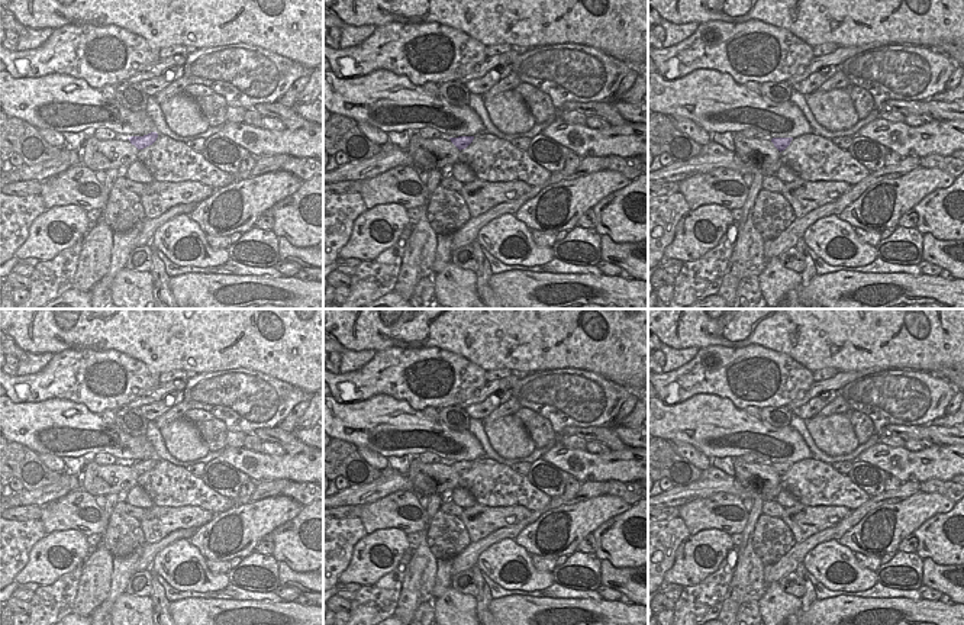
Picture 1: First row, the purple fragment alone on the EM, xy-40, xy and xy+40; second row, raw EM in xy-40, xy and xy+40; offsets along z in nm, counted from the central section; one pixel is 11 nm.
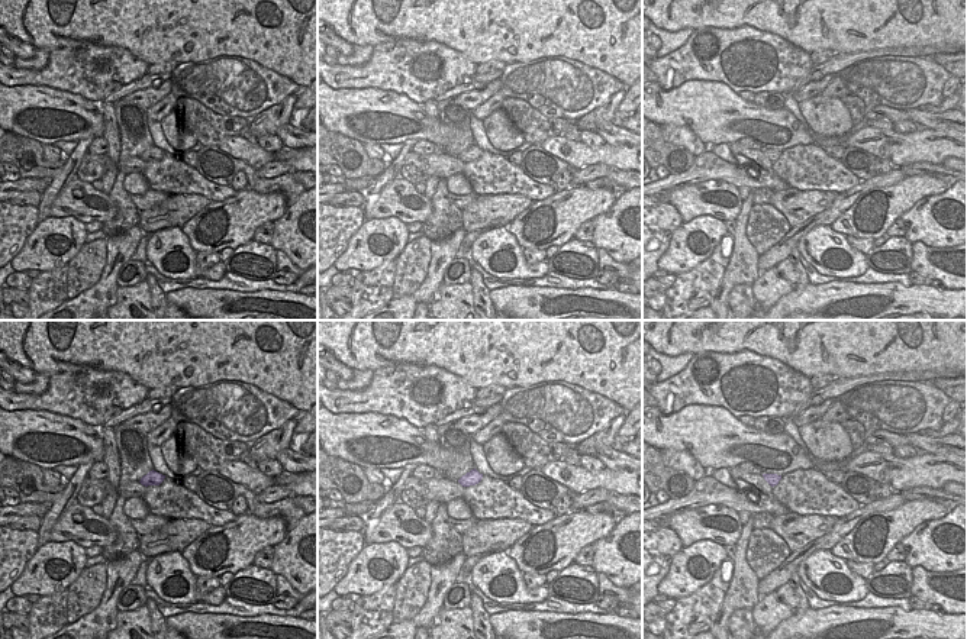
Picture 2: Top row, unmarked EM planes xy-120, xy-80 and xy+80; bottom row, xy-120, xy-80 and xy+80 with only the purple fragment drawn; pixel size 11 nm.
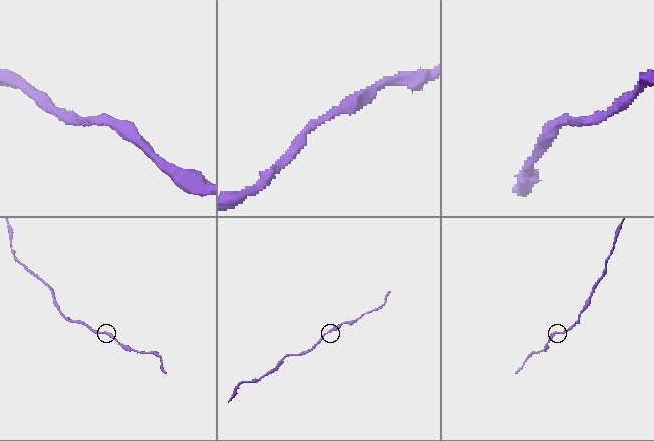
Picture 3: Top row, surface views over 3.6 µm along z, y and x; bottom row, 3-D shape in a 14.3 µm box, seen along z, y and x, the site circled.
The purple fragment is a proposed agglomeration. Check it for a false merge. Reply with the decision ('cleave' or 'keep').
keep

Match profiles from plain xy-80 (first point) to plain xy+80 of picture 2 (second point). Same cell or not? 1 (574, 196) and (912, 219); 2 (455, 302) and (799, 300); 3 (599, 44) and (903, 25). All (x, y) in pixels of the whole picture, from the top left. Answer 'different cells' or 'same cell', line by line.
1: different cells
2: different cells
3: same cell

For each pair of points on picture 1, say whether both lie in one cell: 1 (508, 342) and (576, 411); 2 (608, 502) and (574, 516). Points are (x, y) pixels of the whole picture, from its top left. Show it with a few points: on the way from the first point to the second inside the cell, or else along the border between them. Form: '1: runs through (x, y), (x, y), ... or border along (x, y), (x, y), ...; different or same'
1: border along (571, 367), (518, 373); different
2: runs through (599, 509), (583, 516); same

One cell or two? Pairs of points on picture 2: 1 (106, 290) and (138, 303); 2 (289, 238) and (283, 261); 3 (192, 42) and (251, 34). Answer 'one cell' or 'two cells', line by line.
1: two cells
2: two cells
3: one cell

